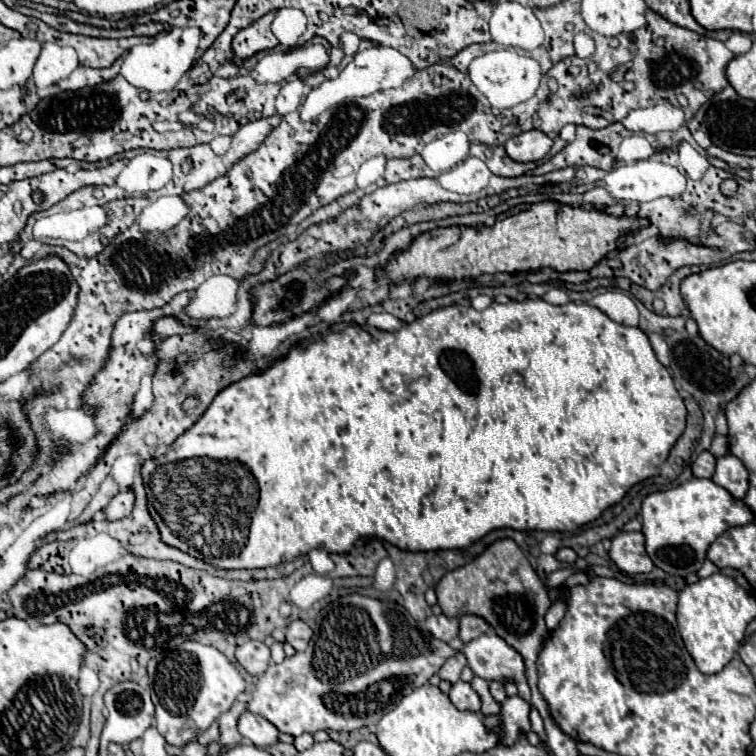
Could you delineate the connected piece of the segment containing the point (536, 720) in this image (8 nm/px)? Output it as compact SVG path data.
M531 708L531 730L539 736L539 740L543 740L547 744L547 734L545 734L545 728L543 728L543 720L541 720L541 716L535 708Z

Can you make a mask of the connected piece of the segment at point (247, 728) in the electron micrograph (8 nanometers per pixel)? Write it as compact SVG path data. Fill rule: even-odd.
M245 710L237 722L237 730L239 734L249 740L251 744L259 746L259 748L265 748L265 746L271 746L277 742L277 728L273 724L269 724L263 716L257 716L257 714L251 714L249 710Z

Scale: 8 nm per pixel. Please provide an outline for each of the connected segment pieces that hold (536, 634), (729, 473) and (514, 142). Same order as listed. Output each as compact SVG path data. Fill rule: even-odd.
M501 538L489 544L473 562L447 572L435 586L437 602L445 616L477 614L483 616L499 636L503 636L525 660L529 684L537 688L537 652L545 642L549 630L545 626L545 612L551 606L543 580L531 568L523 550L511 540Z
M731 454L717 458L717 468L713 474L713 482L719 484L721 488L725 488L733 498L741 500L747 494L749 488L749 480L747 480L747 470L743 466L743 462Z
M533 128L533 130L521 132L519 136L509 138L505 144L505 150L517 162L535 162L545 158L551 146L553 146L553 140L541 130Z

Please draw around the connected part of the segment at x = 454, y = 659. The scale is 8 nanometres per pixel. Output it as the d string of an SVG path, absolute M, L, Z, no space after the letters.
M457 652L455 656L451 656L439 670L439 676L441 680L449 680L451 684L455 684L459 680L459 674L463 670L463 666L467 666L467 660L465 660L465 654L463 652Z

